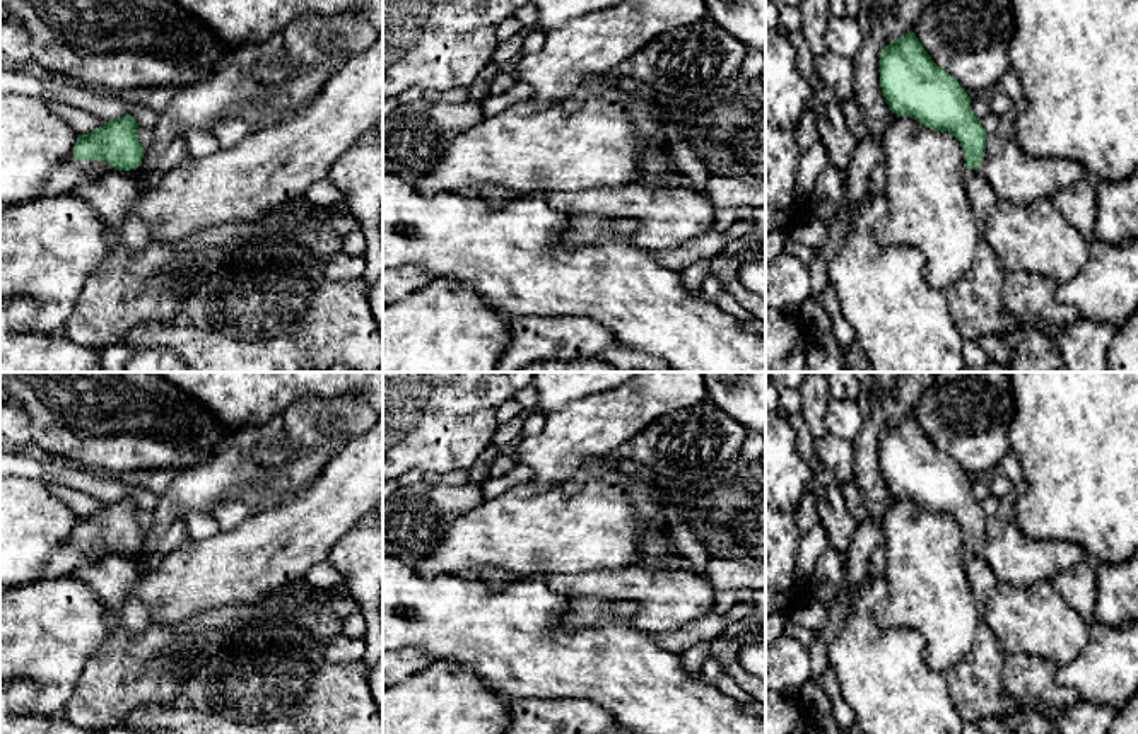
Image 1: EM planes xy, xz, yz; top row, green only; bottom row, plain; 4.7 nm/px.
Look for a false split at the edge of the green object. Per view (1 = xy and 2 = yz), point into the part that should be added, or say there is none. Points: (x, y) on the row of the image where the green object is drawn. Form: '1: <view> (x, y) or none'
1: xy (113, 195)
2: yz (981, 195)

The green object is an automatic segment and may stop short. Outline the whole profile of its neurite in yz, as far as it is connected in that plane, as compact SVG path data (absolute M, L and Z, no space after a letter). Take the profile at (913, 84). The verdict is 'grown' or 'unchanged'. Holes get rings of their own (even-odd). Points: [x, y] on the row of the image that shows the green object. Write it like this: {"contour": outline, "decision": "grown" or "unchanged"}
{"contour": "M907 32L906 36L887 44L878 58L880 58L880 87L882 87L885 102L889 104L890 111L895 113L897 116L914 118L921 125L930 126L936 131L950 131L960 142L960 145L965 152L967 198L972 203L974 218L981 227L981 236L983 236L983 242L984 242L988 217L993 212L994 205L1000 201L1000 196L994 193L994 189L989 186L989 183L977 172L977 167L981 166L981 162L984 159L988 133L984 131L981 119L976 118L972 113L972 108L971 108L972 101L971 101L967 90L957 82L955 77L952 77L948 72L940 68L931 60L931 56L926 53L923 44L918 41L914 32Z", "decision": "grown"}

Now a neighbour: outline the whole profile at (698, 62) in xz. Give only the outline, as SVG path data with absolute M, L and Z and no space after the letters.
M709 17L656 36L631 58L607 72L615 79L634 79L665 97L677 97L685 108L706 108L724 90L740 85L747 48Z

